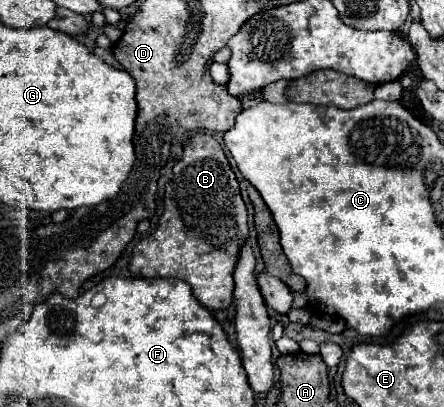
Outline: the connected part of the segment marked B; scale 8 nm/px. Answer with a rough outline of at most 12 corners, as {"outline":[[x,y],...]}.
{"outline":[[198,132],[166,184],[134,276],[232,304],[246,204],[220,142]]}

